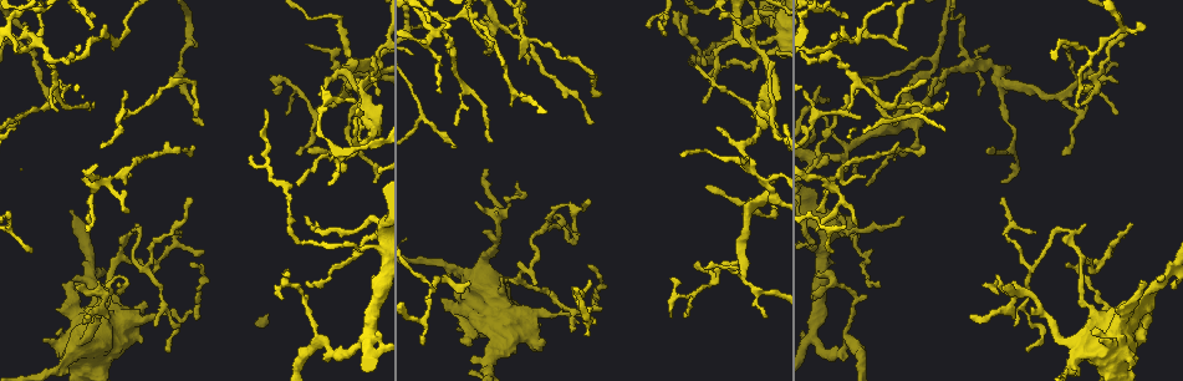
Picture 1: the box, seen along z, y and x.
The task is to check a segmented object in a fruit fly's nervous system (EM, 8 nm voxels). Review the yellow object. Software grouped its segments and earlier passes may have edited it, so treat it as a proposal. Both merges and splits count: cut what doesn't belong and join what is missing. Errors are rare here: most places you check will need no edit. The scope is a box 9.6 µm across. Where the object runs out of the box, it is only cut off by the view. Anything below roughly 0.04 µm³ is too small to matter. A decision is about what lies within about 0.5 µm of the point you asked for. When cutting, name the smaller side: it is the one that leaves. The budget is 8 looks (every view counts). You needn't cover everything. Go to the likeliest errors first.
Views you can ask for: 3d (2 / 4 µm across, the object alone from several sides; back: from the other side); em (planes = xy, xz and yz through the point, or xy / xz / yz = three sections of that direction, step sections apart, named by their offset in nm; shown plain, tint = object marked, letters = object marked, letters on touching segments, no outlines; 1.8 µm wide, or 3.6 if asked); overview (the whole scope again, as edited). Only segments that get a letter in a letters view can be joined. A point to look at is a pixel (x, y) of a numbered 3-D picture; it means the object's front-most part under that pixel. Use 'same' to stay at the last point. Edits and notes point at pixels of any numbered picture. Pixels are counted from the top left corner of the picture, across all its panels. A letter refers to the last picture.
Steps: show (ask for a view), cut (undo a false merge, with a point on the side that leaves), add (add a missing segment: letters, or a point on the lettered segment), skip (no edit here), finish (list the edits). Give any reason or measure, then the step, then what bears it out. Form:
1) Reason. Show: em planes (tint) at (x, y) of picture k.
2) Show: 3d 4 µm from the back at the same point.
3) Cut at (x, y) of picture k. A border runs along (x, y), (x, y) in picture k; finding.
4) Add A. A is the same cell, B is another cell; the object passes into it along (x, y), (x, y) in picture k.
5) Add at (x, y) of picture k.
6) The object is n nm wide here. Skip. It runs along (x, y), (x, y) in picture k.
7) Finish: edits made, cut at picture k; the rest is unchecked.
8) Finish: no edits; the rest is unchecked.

Show: 3d 2 µm at (367, 336) of picture 1.

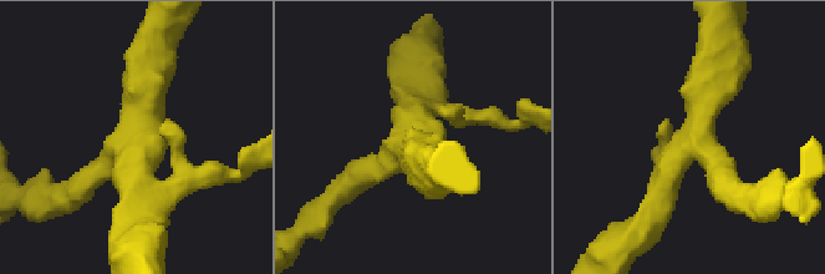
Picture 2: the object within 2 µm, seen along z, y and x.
4 arms meet here; now the EM. Show: em planes (tint) at (700, 129) of picture 2.

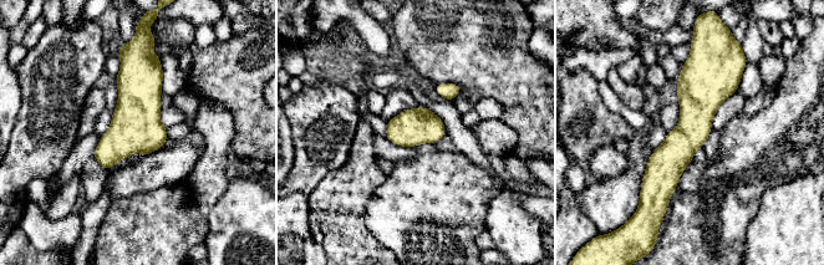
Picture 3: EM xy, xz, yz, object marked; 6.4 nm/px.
What lies round it. Show: em planes (letters) at the same point.

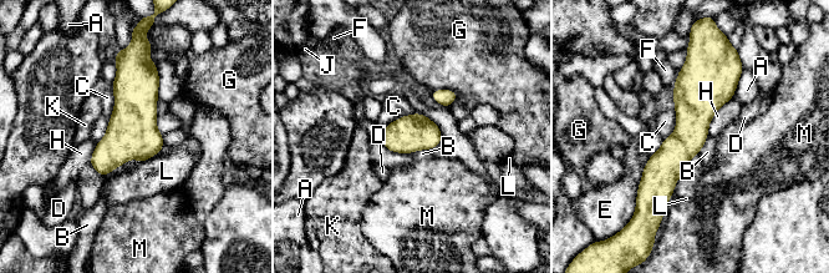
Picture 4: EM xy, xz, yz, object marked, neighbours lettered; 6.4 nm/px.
The object is 240 nm wide here. Skip. A, B, C, D, E, F, G, H, J, K, L and M are other cells; a border runs along (430, 150), (416, 150), (411, 153) in picture 4; all the same cell.

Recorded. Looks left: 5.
Four arms meet. Show: em planes (tint) at (968, 60) of picture 1.

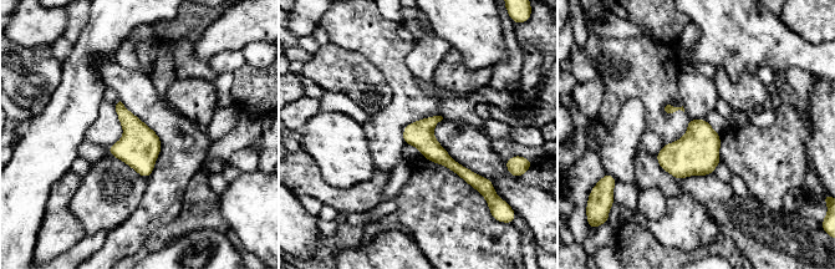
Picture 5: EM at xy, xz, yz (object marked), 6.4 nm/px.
Show: em planes (letters) at the same point.

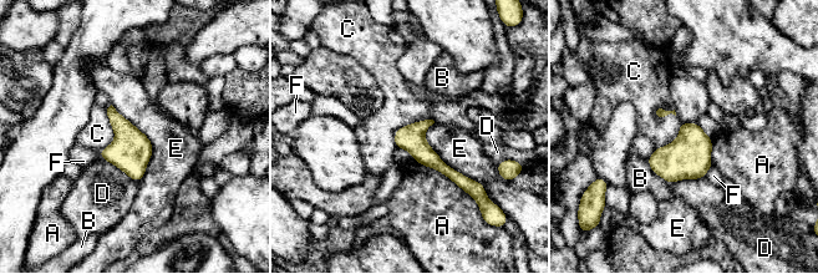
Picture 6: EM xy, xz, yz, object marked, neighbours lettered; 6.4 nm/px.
Skip. A, B, C, D, E and F are other cells; a border runs along (111, 105), (151, 142), (138, 182) in picture 6; one cell here.

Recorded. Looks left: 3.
A fork. Show: em xy step 8 (tint) at (98, 182) of picture 1.

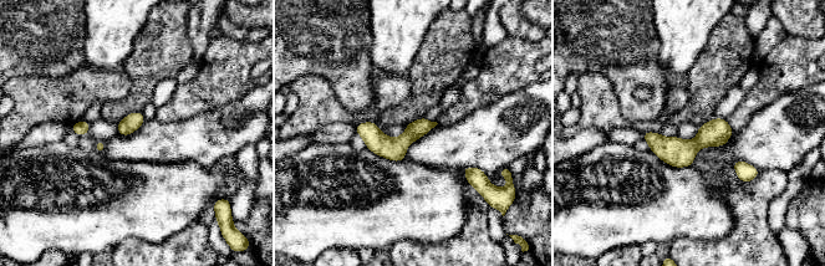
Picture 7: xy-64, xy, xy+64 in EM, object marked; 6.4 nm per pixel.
Show: em planes (letters) at the same point.

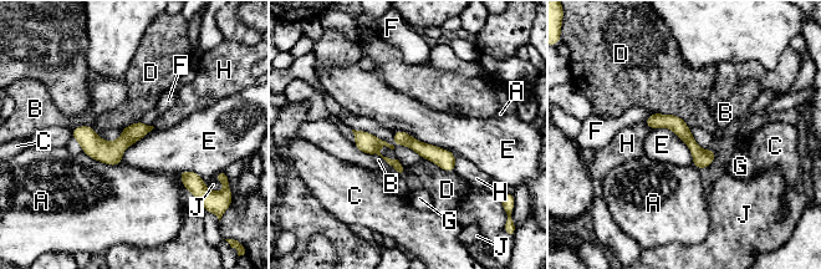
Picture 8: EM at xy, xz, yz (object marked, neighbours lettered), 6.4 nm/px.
The object is 100 nm wide here. Skip. A, B, C, D, E, F, G, H and J are other cells; it runs along (357, 133), (368, 143), (408, 141), (452, 168) in picture 8; continuous, no second cell.

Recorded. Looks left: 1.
Finish: no edits; the rest is unchecked.

